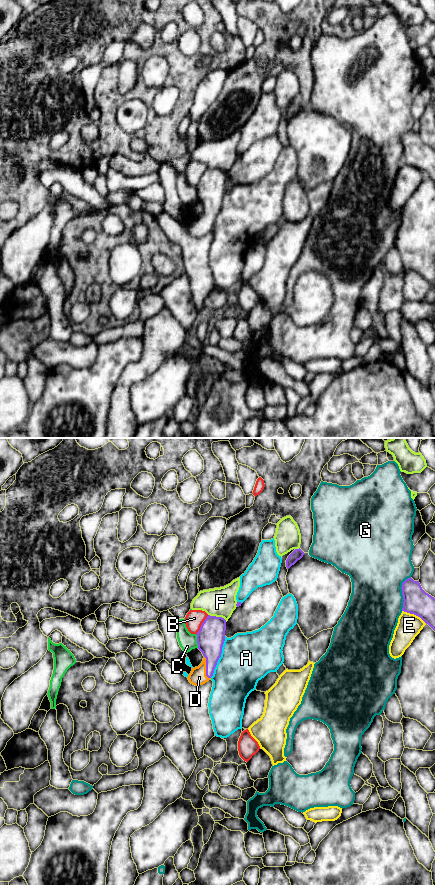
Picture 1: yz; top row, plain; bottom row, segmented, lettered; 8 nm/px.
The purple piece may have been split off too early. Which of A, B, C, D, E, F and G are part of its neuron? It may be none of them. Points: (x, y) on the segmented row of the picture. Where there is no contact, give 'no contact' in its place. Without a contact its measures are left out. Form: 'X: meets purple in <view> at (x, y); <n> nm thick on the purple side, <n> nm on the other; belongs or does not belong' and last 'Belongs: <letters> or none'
A: meets purple in yz at (220, 656); 220 nm thick on the purple side, 400 nm on the other; does not belong
B: meets purple in yz at (201, 625); 220 nm thick on the purple side, 140 nm on the other; does not belong
C: meets purple in yz at (197, 641); 220 nm thick on the purple side, 140 nm on the other; does not belong
D: meets purple in yz at (206, 668); 220 nm thick on the purple side, 140 nm on the other; belongs
E: meets purple in yz at (414, 614); 200 nm thick on the purple side, 190 nm on the other; does not belong
F: meets purple in yz at (217, 617); 220 nm thick on the purple side, 240 nm on the other; does not belong
G: meets purple in yz at (402, 593); 200 nm thick on the purple side, 420 nm on the other; does not belong
Belongs: D

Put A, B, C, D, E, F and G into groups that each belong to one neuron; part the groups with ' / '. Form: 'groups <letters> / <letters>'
groups A / B / C F / D / E / G

